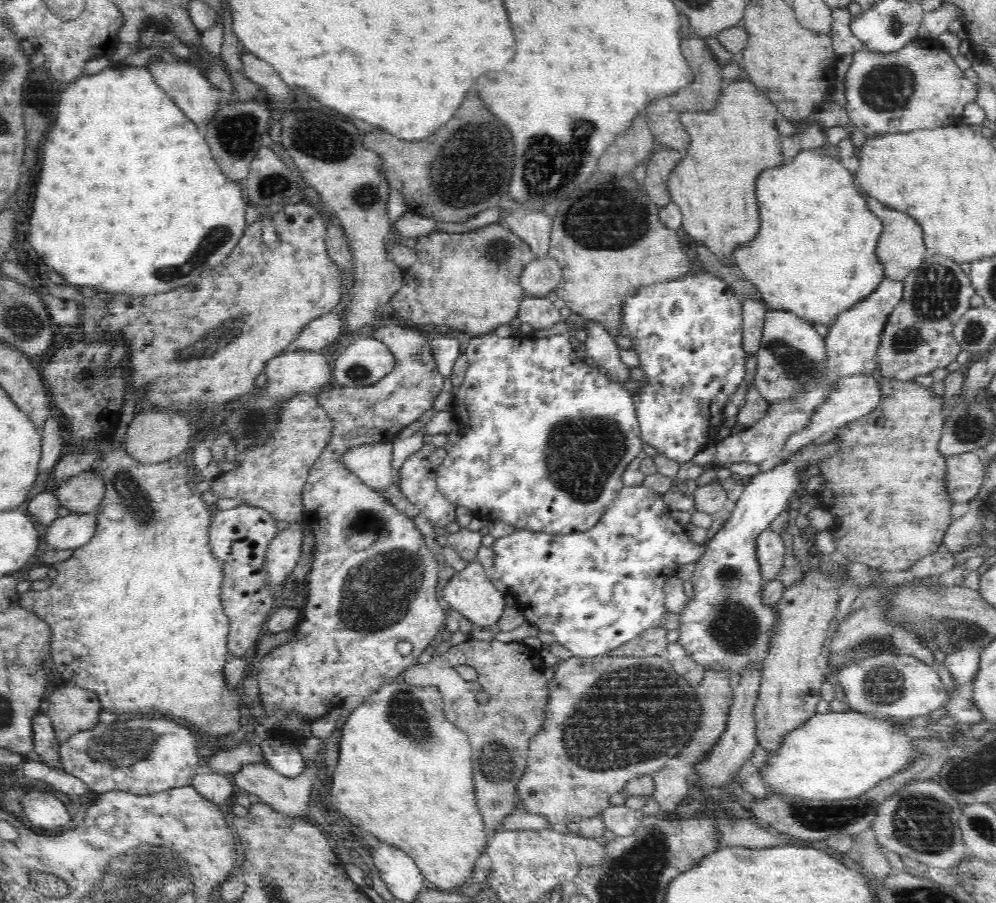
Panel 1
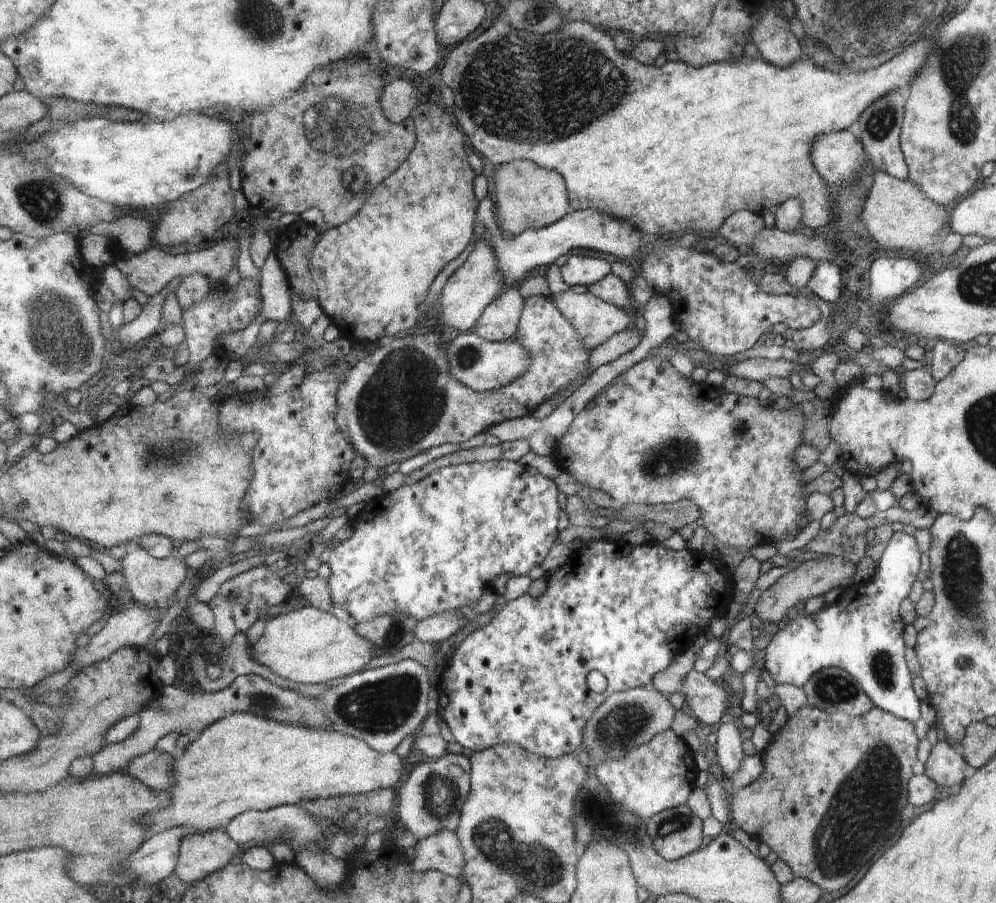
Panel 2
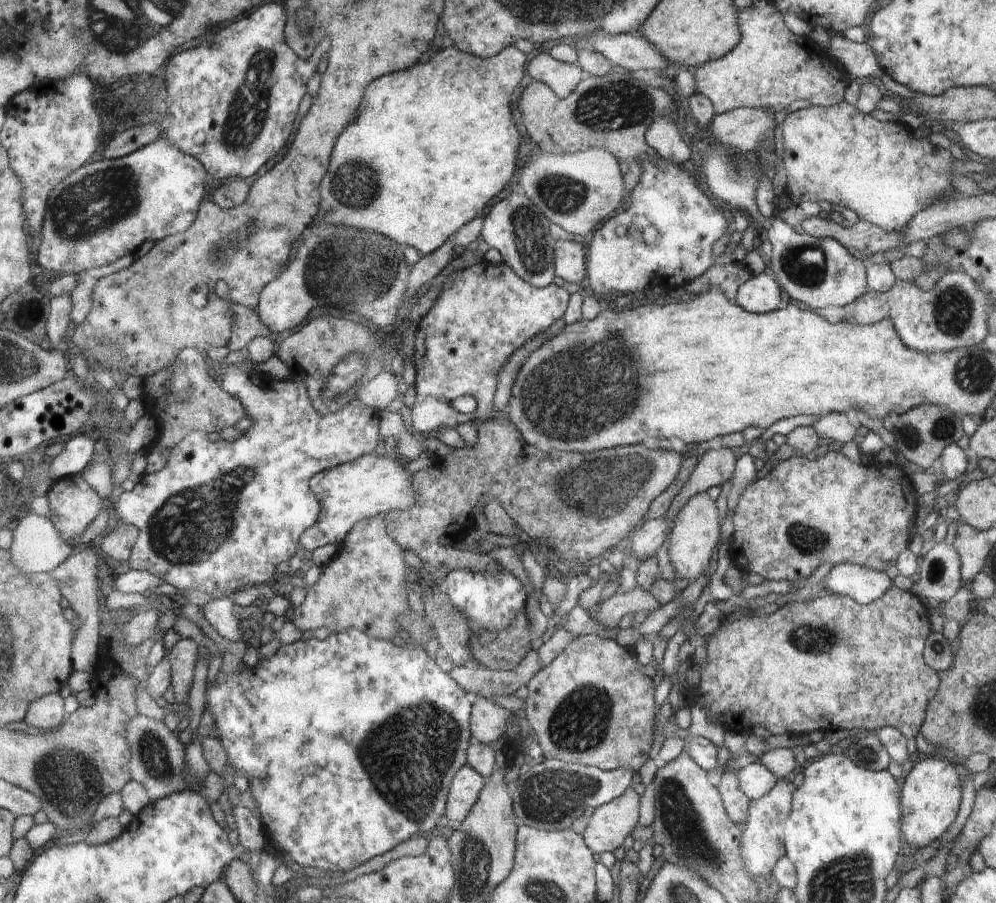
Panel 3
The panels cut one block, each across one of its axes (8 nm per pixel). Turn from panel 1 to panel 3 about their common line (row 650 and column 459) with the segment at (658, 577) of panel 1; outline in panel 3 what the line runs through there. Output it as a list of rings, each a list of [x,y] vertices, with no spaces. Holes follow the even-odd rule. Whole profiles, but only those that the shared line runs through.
[[[458,570],[448,573],[444,582],[448,596],[463,612],[470,626],[478,623],[490,630],[508,628],[524,608],[526,592],[513,574],[482,574]]]

